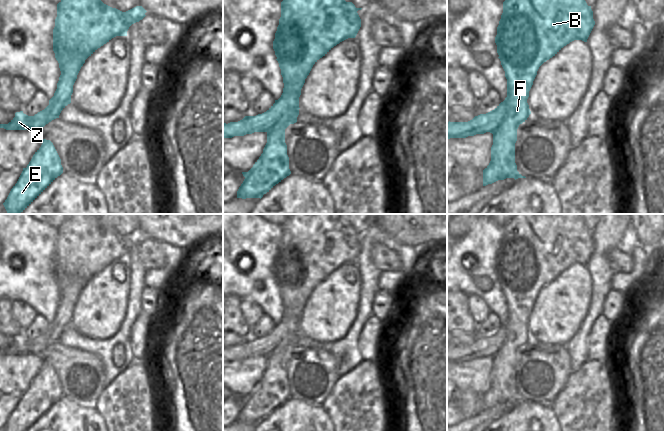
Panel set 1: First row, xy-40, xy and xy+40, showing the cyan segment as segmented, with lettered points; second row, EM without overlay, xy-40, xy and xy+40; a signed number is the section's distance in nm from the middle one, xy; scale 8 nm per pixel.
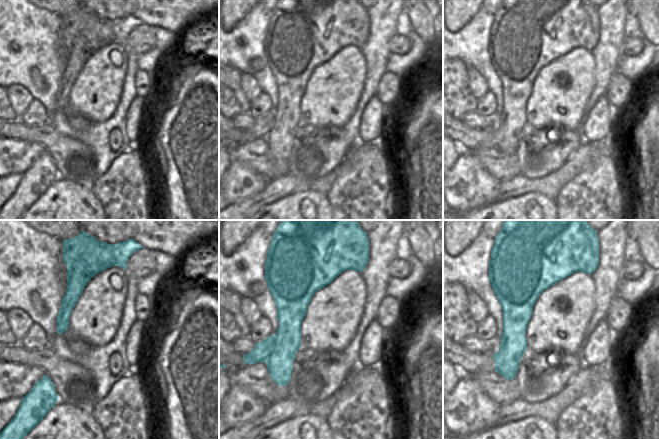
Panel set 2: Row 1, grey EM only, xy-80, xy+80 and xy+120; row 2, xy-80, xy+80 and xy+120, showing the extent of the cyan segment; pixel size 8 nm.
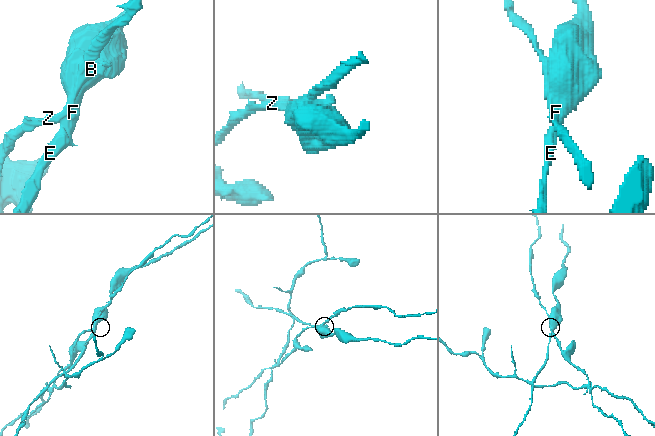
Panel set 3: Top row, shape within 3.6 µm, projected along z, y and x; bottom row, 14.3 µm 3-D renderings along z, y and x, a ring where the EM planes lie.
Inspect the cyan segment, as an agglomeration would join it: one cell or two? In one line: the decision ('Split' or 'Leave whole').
Split

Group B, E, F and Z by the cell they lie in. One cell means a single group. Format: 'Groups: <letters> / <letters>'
Groups: B E F / Z

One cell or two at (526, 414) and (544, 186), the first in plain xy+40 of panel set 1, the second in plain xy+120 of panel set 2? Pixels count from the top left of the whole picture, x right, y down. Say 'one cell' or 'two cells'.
two cells

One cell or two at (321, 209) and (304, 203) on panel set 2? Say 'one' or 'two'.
one

